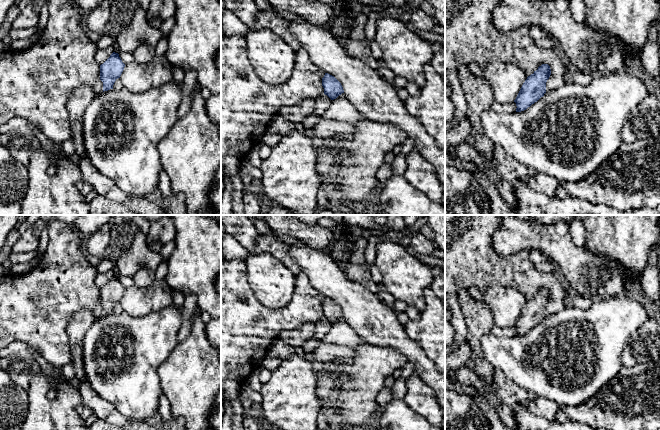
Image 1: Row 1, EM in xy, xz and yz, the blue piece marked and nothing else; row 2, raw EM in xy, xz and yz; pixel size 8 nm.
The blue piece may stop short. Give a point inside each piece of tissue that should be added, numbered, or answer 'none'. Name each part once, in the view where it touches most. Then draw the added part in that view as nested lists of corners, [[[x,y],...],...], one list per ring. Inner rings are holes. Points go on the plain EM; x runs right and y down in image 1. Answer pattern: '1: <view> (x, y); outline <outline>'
none

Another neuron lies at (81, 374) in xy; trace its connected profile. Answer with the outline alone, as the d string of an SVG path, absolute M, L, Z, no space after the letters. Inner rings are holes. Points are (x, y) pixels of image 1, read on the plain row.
M80 310L70 319L67 326L67 335L71 350L71 362L78 367L78 377L88 383L87 376L82 365L82 343L85 332L95 322L96 318L89 310Z

